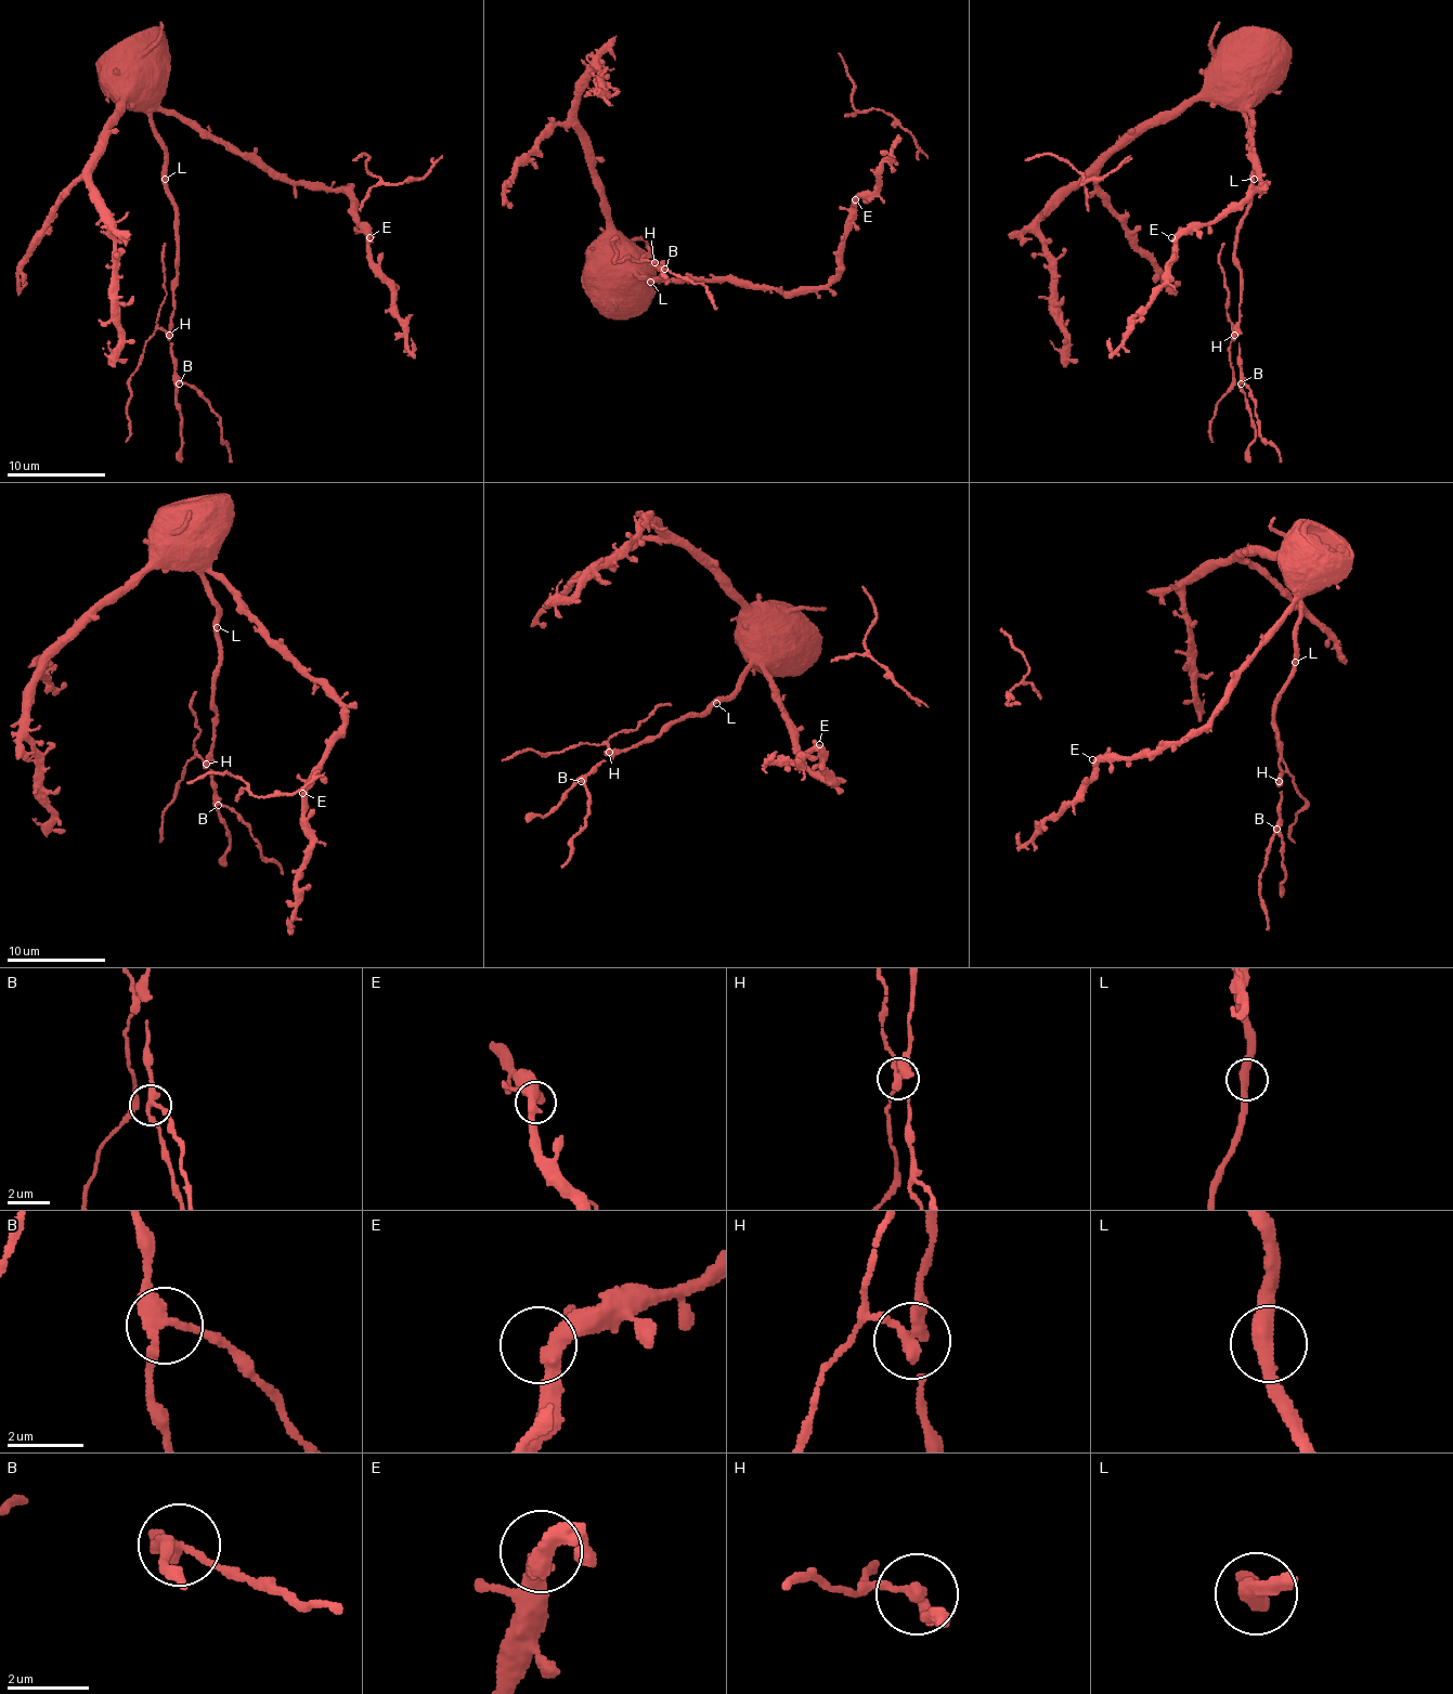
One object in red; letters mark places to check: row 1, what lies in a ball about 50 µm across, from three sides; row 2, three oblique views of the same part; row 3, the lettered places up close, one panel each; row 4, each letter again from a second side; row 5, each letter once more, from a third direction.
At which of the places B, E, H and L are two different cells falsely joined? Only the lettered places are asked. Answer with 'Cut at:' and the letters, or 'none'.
Cut at: H

